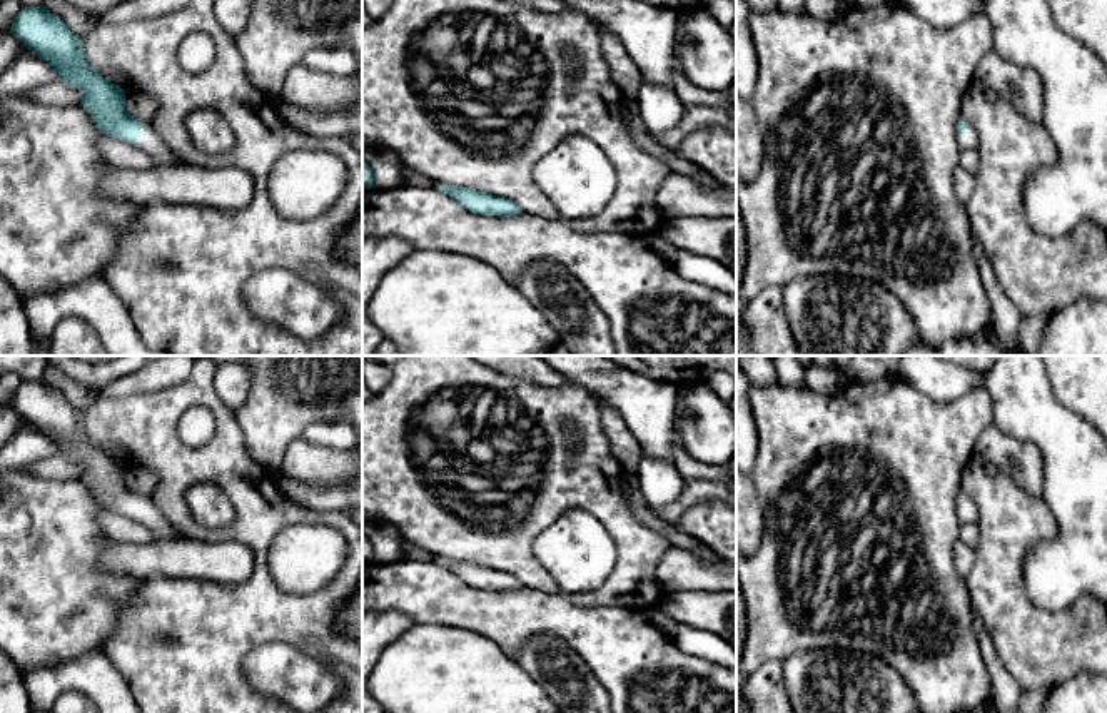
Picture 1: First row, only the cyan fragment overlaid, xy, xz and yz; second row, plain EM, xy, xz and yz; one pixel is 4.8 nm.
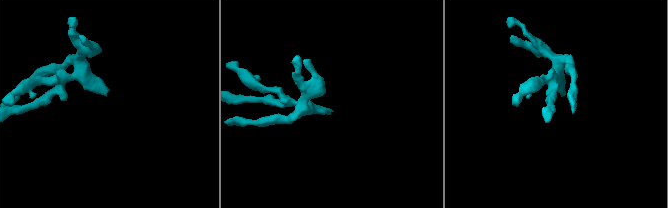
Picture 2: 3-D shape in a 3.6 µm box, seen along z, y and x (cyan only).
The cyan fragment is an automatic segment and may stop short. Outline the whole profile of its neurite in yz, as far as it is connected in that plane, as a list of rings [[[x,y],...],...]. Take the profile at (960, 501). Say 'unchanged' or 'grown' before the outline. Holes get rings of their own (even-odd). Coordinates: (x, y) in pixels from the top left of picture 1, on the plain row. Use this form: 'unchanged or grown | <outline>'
grown | [[[963,491],[958,494],[958,499],[957,499],[957,514],[958,514],[960,524],[978,521],[977,508],[973,501],[965,496]]]

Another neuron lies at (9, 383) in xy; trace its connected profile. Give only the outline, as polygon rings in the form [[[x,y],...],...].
[[[15,372],[0,377],[0,406],[10,407],[12,397],[20,384],[22,379]]]

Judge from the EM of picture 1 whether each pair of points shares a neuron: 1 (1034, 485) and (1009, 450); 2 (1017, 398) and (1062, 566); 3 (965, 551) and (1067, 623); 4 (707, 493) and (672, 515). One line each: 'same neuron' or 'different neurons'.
1: same neuron
2: same neuron
3: different neurons
4: same neuron

